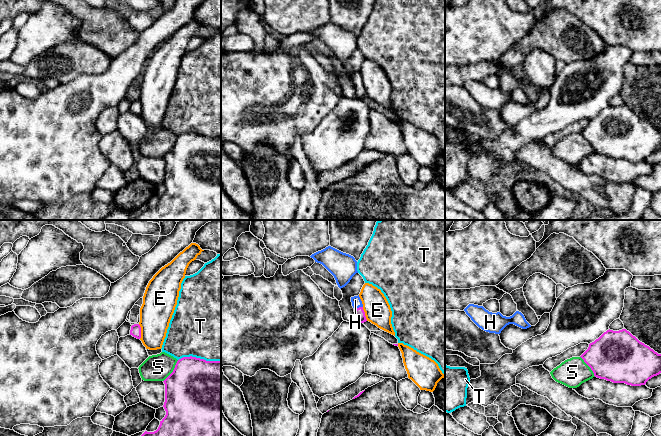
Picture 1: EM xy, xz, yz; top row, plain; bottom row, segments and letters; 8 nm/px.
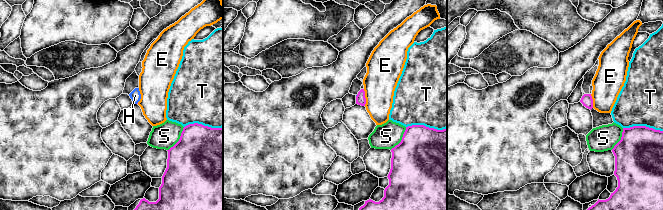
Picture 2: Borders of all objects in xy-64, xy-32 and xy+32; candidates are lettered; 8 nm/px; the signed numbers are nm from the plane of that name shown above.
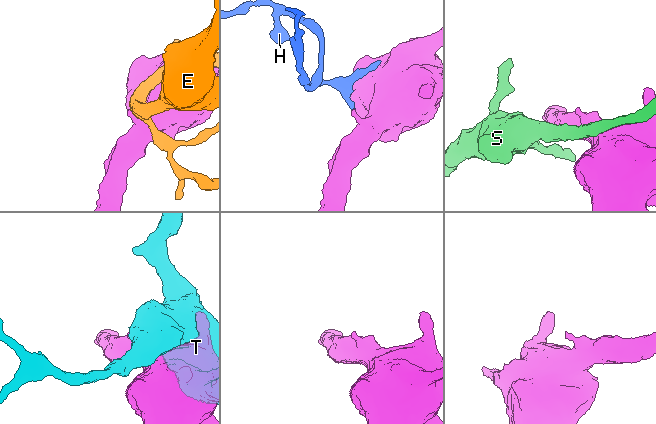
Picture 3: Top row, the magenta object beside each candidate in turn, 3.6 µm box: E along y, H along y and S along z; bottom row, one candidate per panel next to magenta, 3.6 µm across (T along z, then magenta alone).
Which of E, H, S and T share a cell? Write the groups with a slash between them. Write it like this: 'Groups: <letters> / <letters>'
Groups: E / H / S / T

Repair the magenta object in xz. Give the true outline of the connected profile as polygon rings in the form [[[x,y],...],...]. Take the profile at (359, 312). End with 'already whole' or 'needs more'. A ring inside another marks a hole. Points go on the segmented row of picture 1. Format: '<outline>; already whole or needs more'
[[[359,295],[351,297],[351,302],[352,302],[352,306],[354,308],[357,322],[359,322],[359,323],[366,322],[367,319],[365,316],[365,312],[363,310],[363,304],[362,304],[362,301],[361,301]]]; needs more

